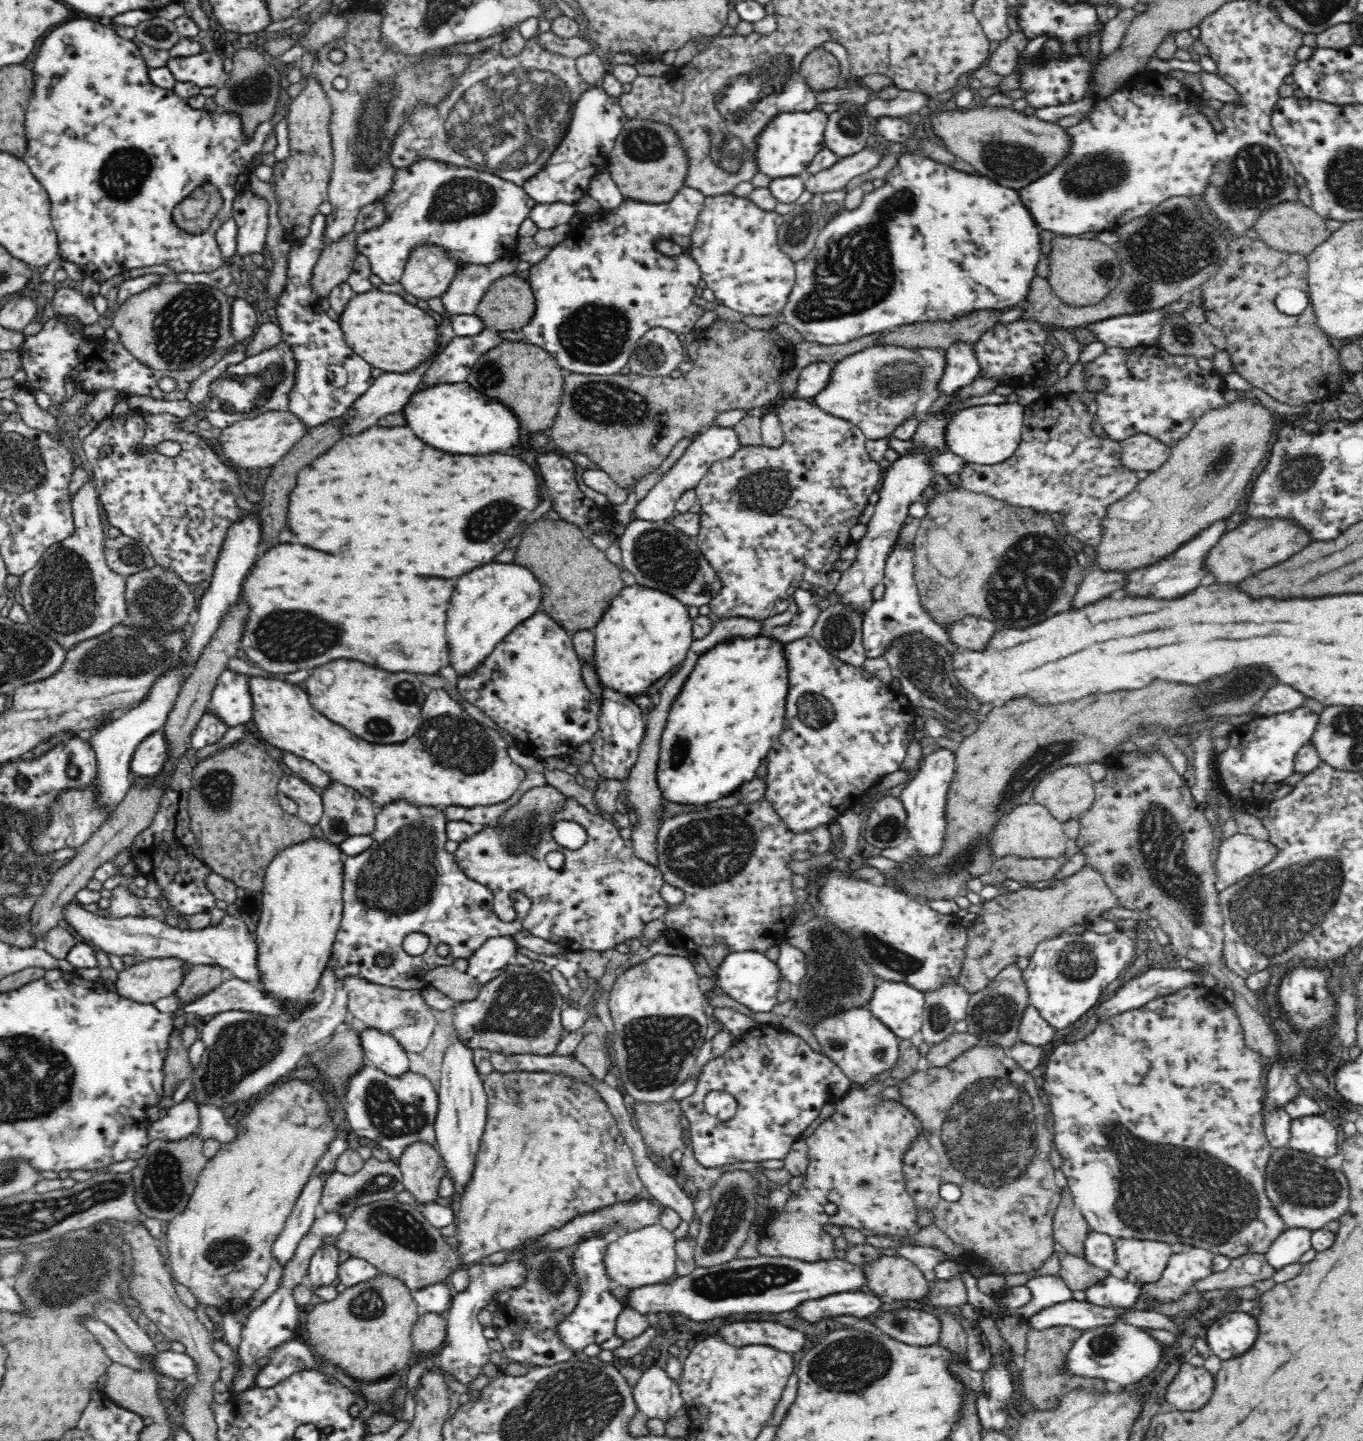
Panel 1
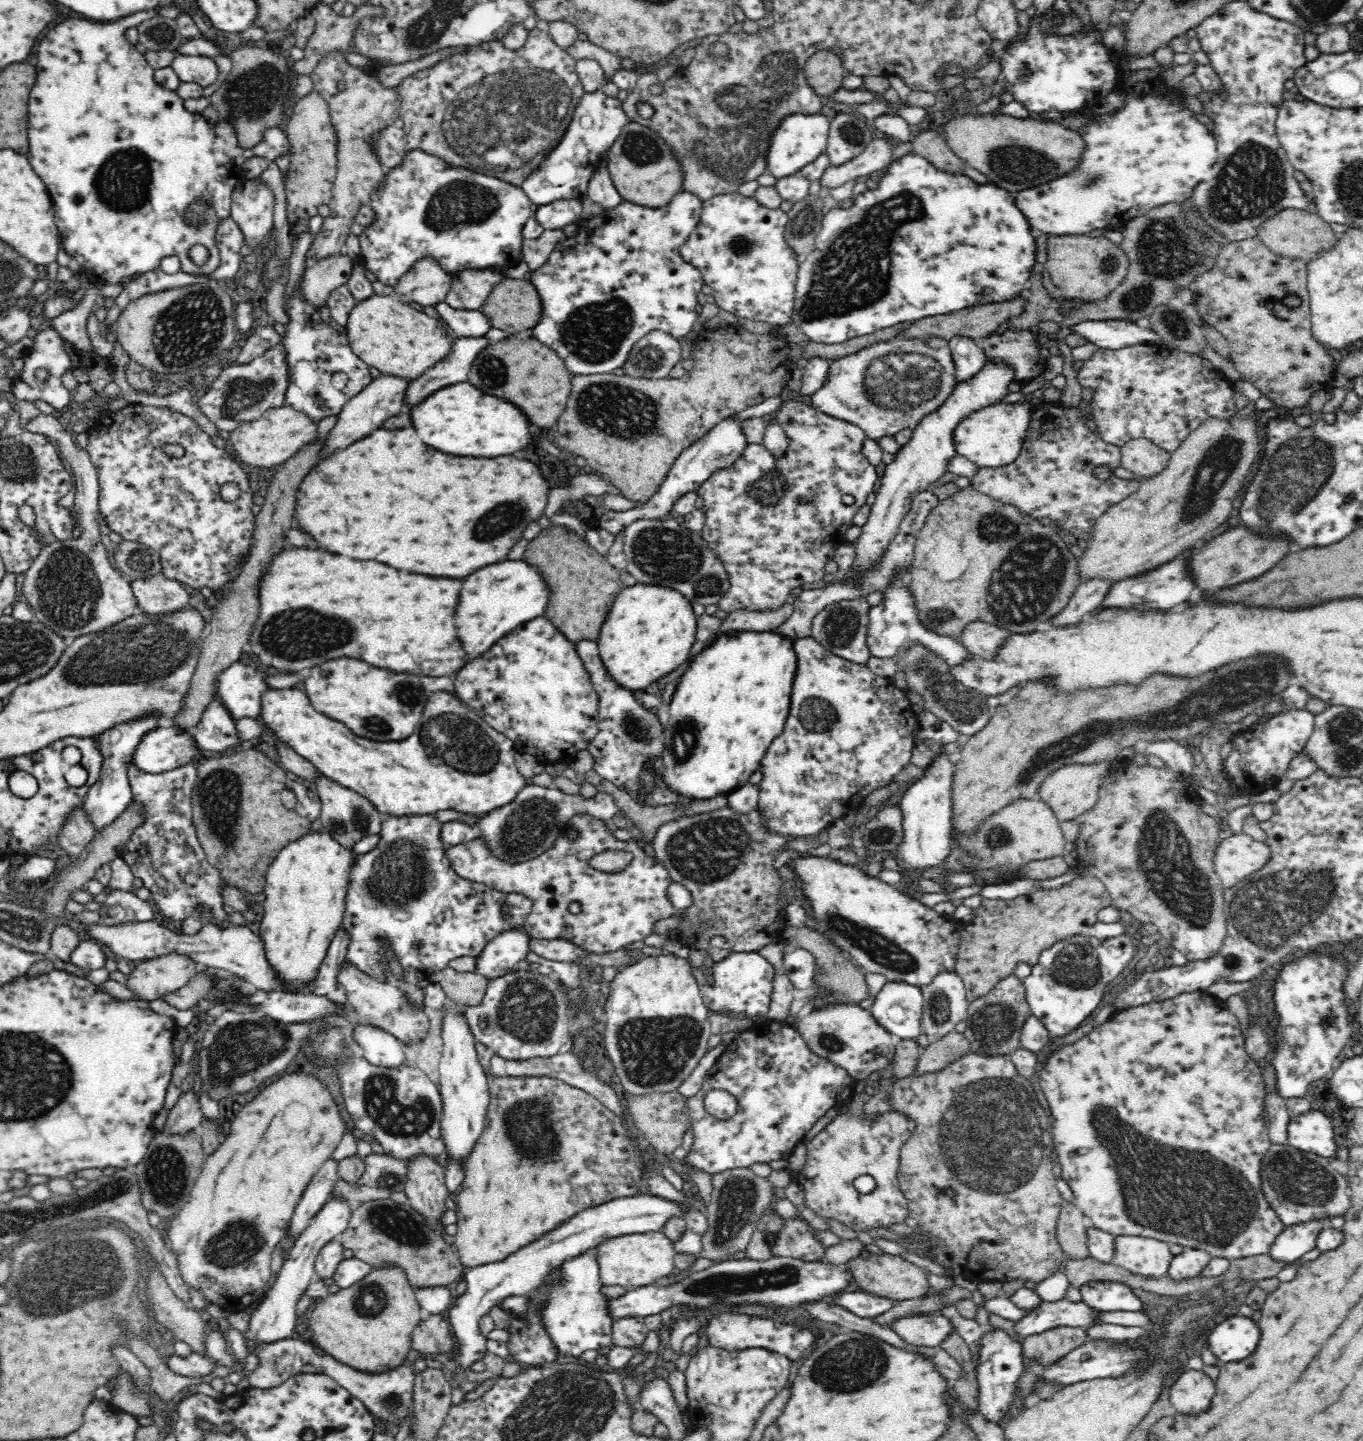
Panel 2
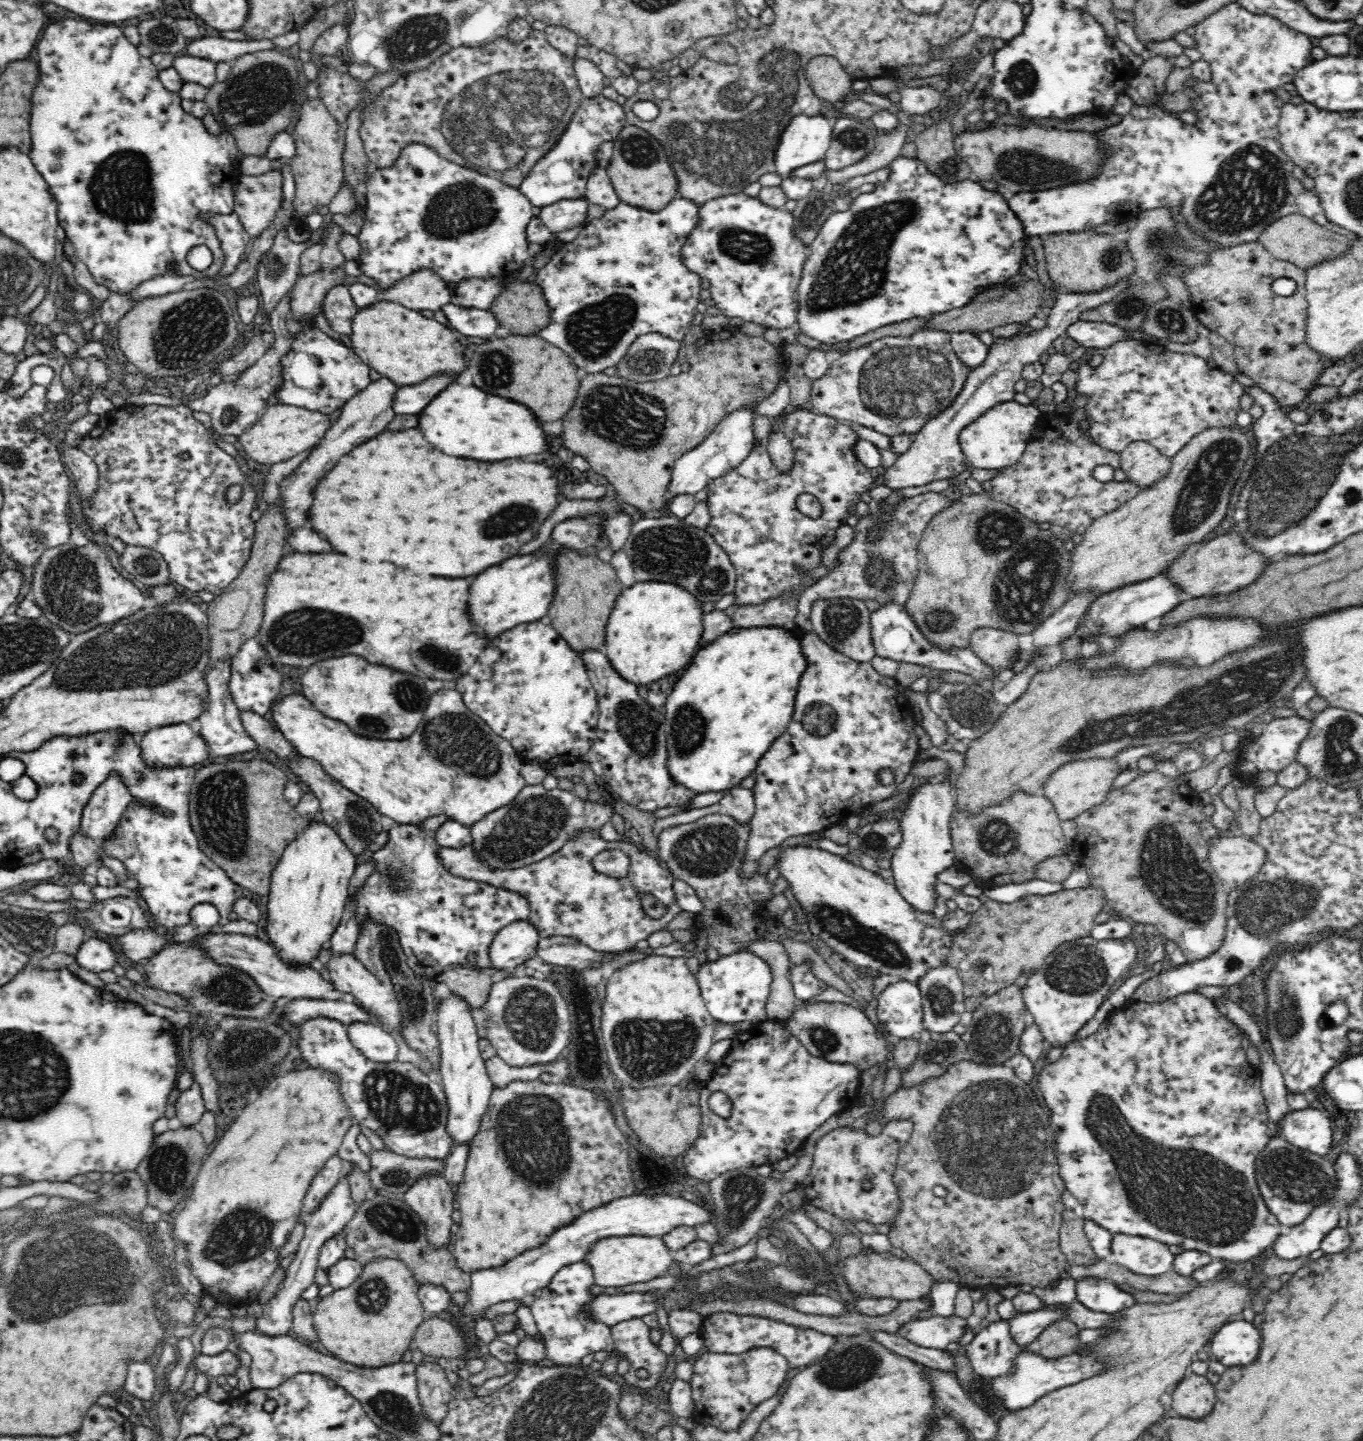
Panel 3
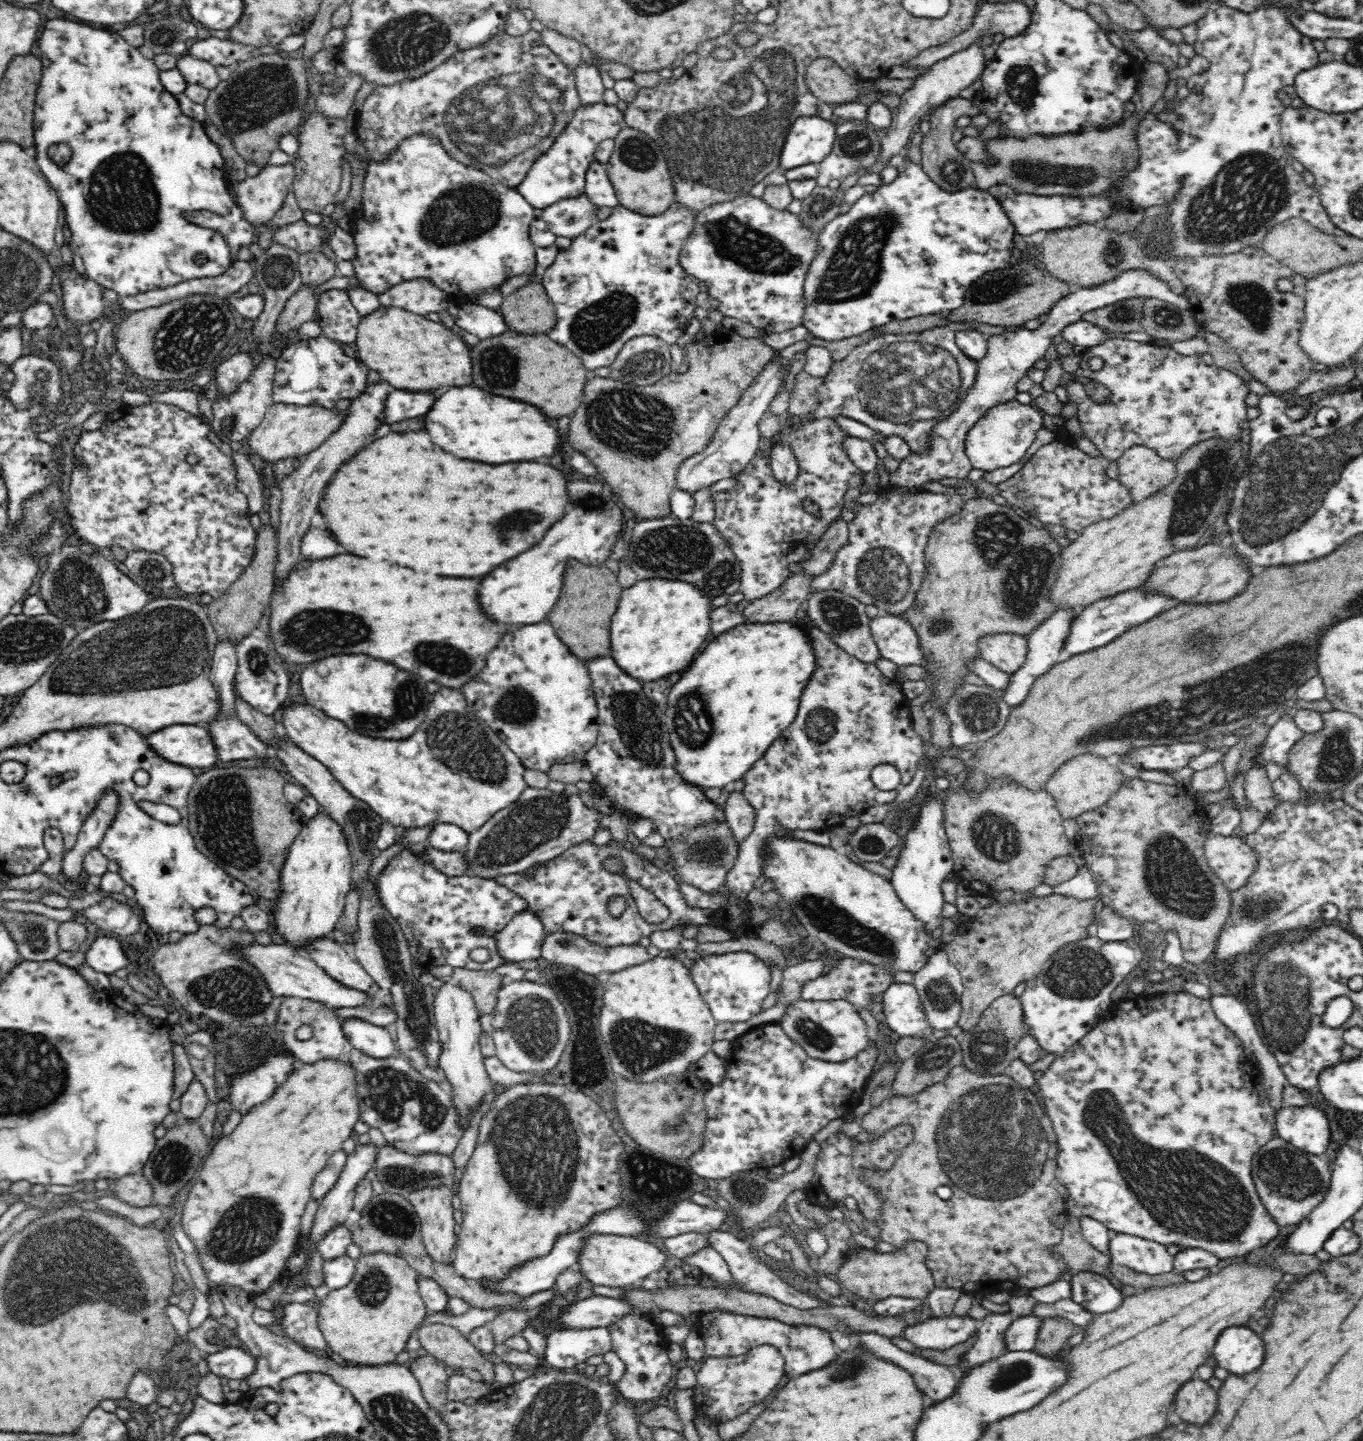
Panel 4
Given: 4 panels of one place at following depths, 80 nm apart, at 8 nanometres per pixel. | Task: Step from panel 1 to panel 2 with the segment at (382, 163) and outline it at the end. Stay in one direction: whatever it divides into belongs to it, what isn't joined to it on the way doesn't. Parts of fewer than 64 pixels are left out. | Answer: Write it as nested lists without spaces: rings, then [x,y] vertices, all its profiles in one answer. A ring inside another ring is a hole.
[[[338,51],[329,52],[318,64],[312,72],[312,81],[315,90],[320,93],[320,96],[328,103],[329,113],[331,116],[331,123],[334,125],[337,132],[338,139],[338,172],[334,181],[333,195],[328,204],[331,215],[324,218],[322,228],[318,234],[315,234],[311,242],[306,260],[311,264],[316,261],[331,257],[332,255],[342,255],[343,246],[346,238],[350,233],[350,226],[352,220],[356,217],[357,211],[362,205],[368,205],[370,201],[370,194],[378,188],[378,184],[382,182],[384,174],[388,172],[388,168],[380,165],[376,153],[370,147],[368,136],[378,132],[384,126],[390,126],[394,122],[394,116],[398,114],[398,93],[396,88],[382,88],[377,80],[377,73],[364,73],[358,67],[346,63],[344,55]],[[344,81],[346,87],[344,90],[339,89],[339,83]]]

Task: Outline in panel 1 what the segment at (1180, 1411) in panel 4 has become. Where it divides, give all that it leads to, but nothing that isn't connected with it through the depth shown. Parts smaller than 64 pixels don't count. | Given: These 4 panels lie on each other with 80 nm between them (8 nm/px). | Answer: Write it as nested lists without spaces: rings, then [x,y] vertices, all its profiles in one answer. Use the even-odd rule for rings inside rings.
[[[1187,1362],[1167,1388],[1165,1401],[1178,1410],[1200,1410],[1214,1394],[1214,1378],[1202,1368],[1194,1368]]]

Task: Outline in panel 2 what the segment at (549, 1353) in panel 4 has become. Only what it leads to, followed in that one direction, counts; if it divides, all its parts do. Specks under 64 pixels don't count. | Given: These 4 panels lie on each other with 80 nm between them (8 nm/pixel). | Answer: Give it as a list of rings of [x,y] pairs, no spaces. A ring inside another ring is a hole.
[[[592,1249],[563,1262],[558,1269],[558,1276],[529,1294],[530,1304],[534,1305],[534,1313],[538,1315],[546,1333],[550,1335],[556,1353],[564,1358],[579,1358],[586,1350],[612,1348],[613,1322],[606,1309],[607,1297],[600,1291],[603,1284],[600,1282],[595,1251],[596,1249]]]

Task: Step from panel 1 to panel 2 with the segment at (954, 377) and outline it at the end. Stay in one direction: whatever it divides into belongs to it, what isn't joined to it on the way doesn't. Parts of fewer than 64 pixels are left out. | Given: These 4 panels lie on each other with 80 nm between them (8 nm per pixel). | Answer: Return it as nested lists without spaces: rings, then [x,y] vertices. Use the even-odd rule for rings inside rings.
[[[958,334],[948,341],[956,365],[955,373],[958,383],[968,380],[982,370],[987,362],[987,356],[978,340]]]

